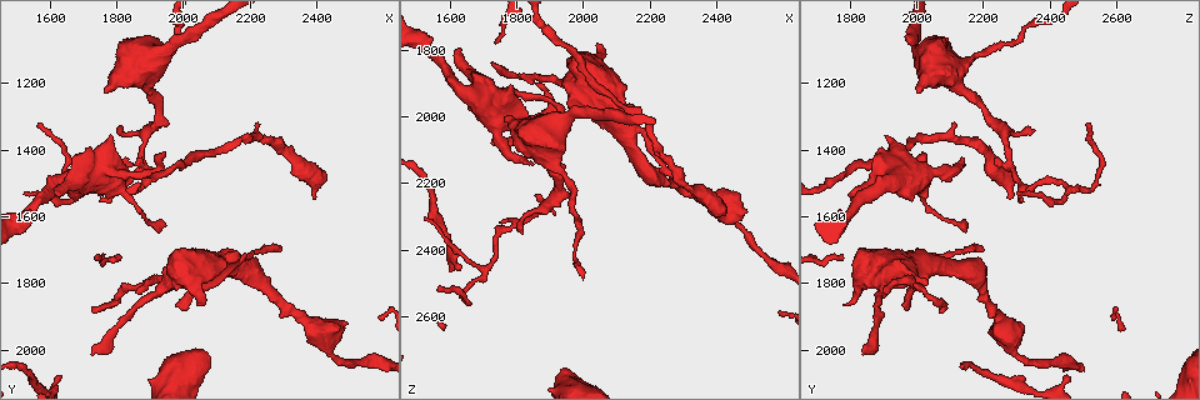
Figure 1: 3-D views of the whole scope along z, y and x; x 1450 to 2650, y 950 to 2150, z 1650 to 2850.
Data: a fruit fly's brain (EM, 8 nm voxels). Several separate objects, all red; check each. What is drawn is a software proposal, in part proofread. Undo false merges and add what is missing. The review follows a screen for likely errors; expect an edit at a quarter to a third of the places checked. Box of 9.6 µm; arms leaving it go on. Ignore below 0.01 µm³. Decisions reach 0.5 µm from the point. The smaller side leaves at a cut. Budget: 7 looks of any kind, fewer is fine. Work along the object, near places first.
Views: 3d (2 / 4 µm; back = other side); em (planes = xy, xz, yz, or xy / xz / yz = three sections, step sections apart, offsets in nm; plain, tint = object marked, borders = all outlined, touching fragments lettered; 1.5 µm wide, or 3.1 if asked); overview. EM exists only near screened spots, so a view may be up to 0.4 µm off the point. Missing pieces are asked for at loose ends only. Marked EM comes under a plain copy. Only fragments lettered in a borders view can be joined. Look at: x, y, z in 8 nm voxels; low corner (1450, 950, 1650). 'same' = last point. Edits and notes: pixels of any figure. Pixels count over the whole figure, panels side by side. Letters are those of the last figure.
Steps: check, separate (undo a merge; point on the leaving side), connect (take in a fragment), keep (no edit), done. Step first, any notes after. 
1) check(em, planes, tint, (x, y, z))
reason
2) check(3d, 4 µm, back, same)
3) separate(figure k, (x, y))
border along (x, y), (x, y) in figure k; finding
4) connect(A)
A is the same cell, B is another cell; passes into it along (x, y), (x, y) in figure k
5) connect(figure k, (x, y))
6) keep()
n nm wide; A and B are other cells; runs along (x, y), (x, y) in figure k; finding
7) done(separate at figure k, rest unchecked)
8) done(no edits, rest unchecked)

check(3d, 4 µm, (1930, 1450, 1970))
sharp bend

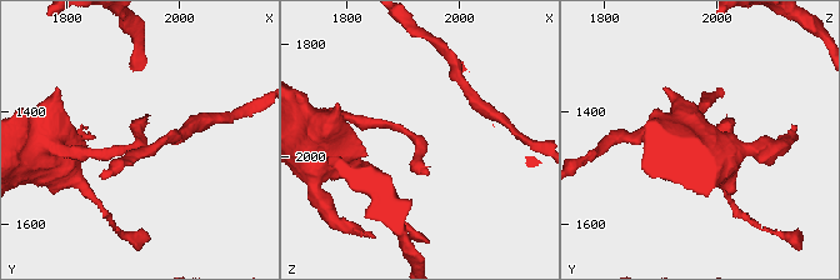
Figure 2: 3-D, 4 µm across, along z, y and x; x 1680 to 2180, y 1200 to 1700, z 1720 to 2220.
check(em, yz, step 4, tint, (1925, 1455, 1975))

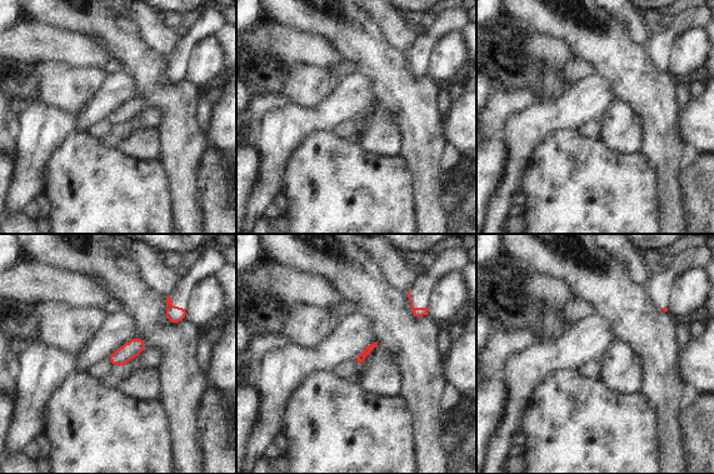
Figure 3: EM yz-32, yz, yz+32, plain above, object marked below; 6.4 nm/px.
check(em, xy, step 4, borders, same)

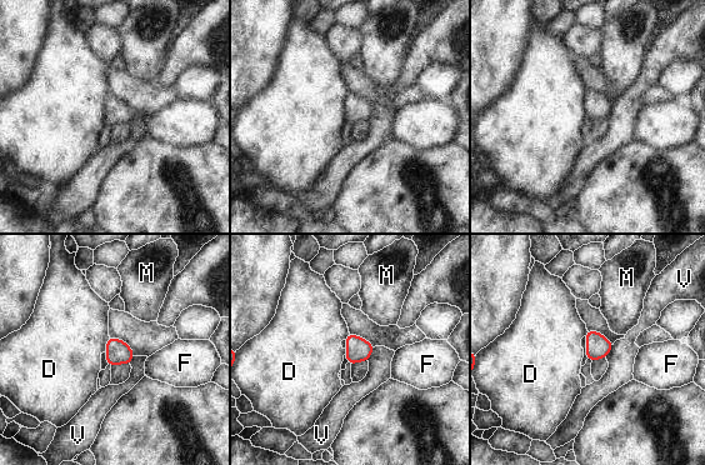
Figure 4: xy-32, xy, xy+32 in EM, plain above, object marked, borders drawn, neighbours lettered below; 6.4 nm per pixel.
keep()
D, F, M and V are other cells; all the same cell

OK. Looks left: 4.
check(3d, 2 µm, back, (2490, 1920, 2280))
stops while still wide

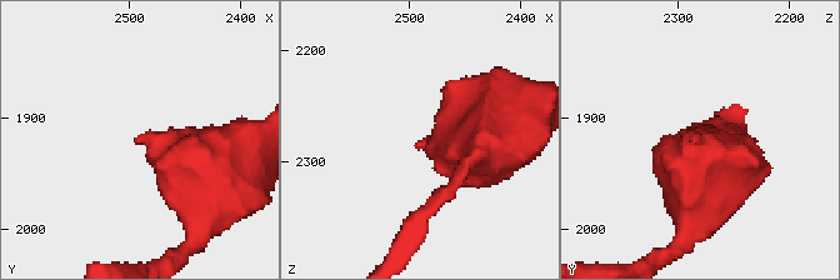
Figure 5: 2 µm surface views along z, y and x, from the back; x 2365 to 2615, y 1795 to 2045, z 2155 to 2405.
check(em, yz, step 8, borders, (2492, 1918, 2290))

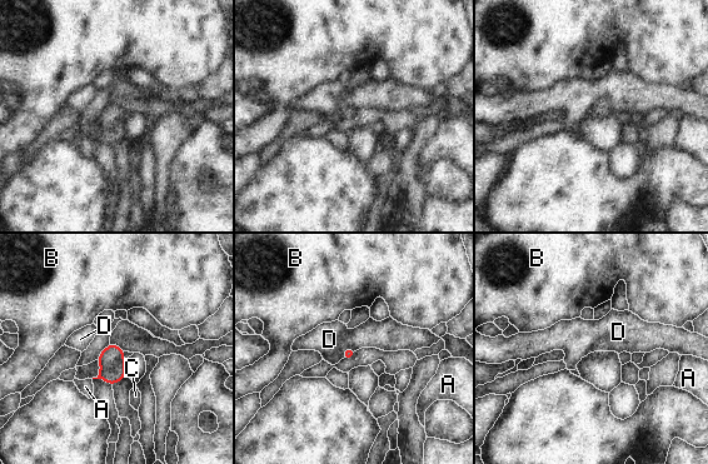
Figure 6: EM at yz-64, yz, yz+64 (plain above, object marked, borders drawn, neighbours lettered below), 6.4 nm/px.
check(em, planes, borders, same)

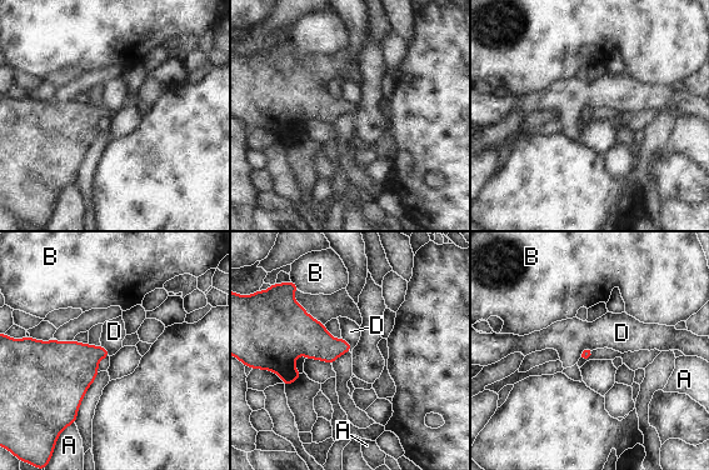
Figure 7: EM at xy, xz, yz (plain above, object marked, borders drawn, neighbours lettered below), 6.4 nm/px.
keep()
D touches over 110 nm; A, B and D are other cells; border along (343, 338), (353, 348), (350, 351) in figure 7; none of them fits

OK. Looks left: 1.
done(no edits, rest unchecked)

